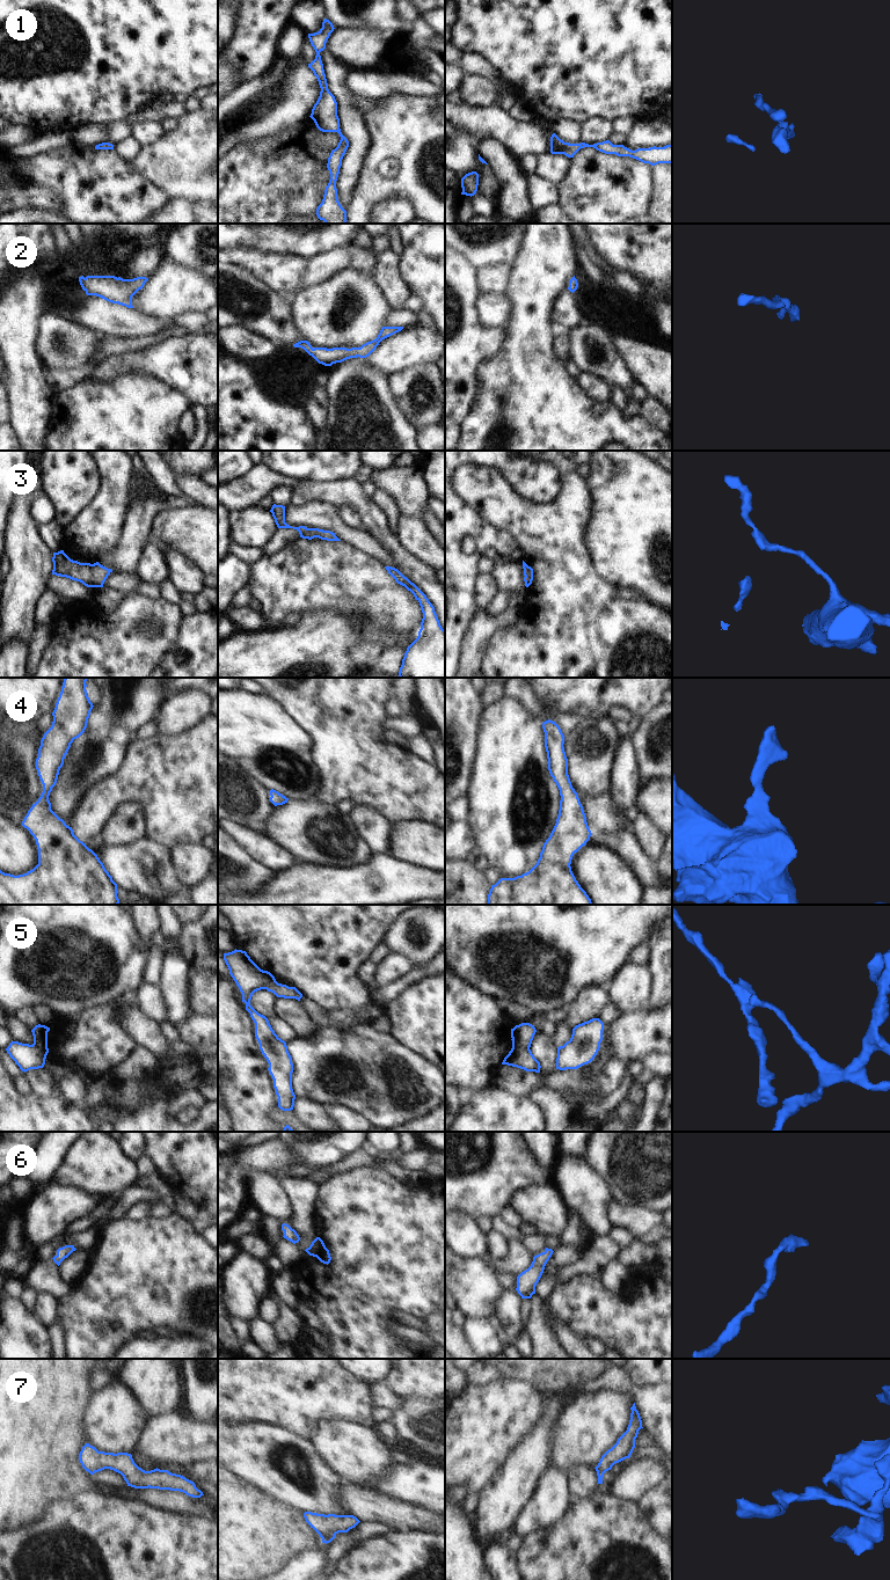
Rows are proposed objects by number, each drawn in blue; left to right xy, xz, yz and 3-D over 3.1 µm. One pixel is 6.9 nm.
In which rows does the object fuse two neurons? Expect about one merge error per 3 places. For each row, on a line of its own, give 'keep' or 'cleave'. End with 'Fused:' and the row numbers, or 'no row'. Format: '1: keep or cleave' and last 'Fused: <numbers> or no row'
1: keep
2: keep
3: keep
4: keep
5: cleave
6: keep
7: keep
Fused: 5

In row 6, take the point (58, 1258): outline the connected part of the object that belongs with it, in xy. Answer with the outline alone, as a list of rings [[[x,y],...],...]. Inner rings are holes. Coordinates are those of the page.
[[[65,1245],[57,1250],[57,1255],[52,1259],[59,1266],[60,1263],[75,1250],[74,1245]]]

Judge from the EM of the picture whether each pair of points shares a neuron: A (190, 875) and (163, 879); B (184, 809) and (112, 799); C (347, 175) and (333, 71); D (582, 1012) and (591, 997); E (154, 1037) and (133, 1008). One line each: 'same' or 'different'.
A: different
B: same
C: same
D: same
E: same

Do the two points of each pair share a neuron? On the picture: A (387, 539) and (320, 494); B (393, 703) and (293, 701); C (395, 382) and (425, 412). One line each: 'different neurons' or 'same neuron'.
A: same neuron
B: different neurons
C: same neuron

